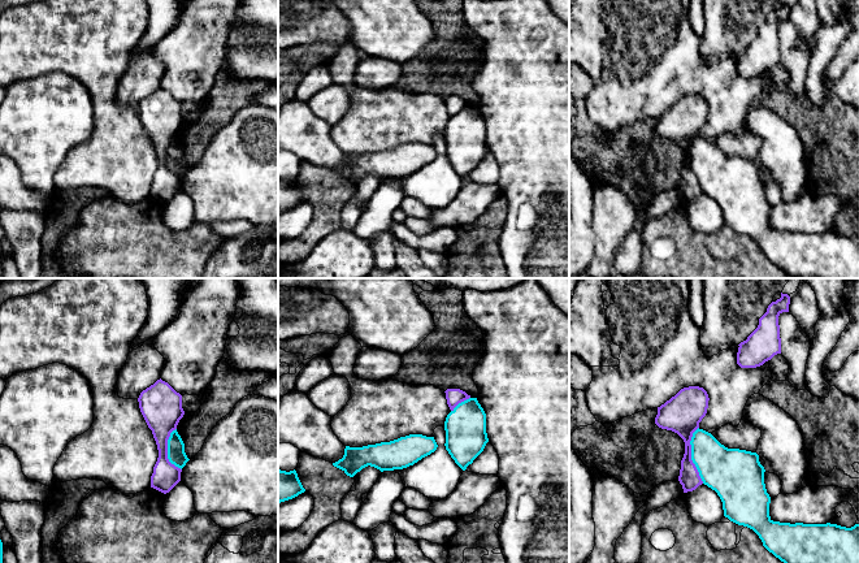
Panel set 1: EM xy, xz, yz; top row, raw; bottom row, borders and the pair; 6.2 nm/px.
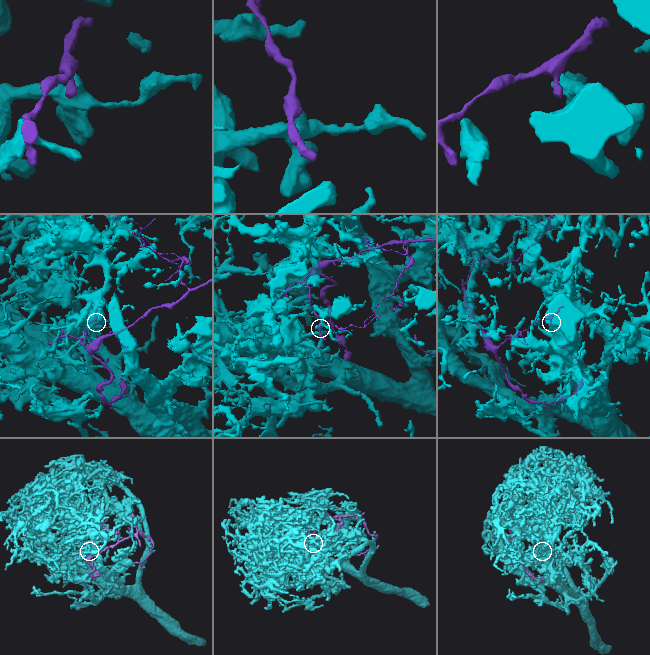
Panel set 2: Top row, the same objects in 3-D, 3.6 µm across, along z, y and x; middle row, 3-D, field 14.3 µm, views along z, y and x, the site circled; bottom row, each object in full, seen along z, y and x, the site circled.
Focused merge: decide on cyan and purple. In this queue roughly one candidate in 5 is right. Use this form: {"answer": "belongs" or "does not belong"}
{"answer": "does not belong"}

